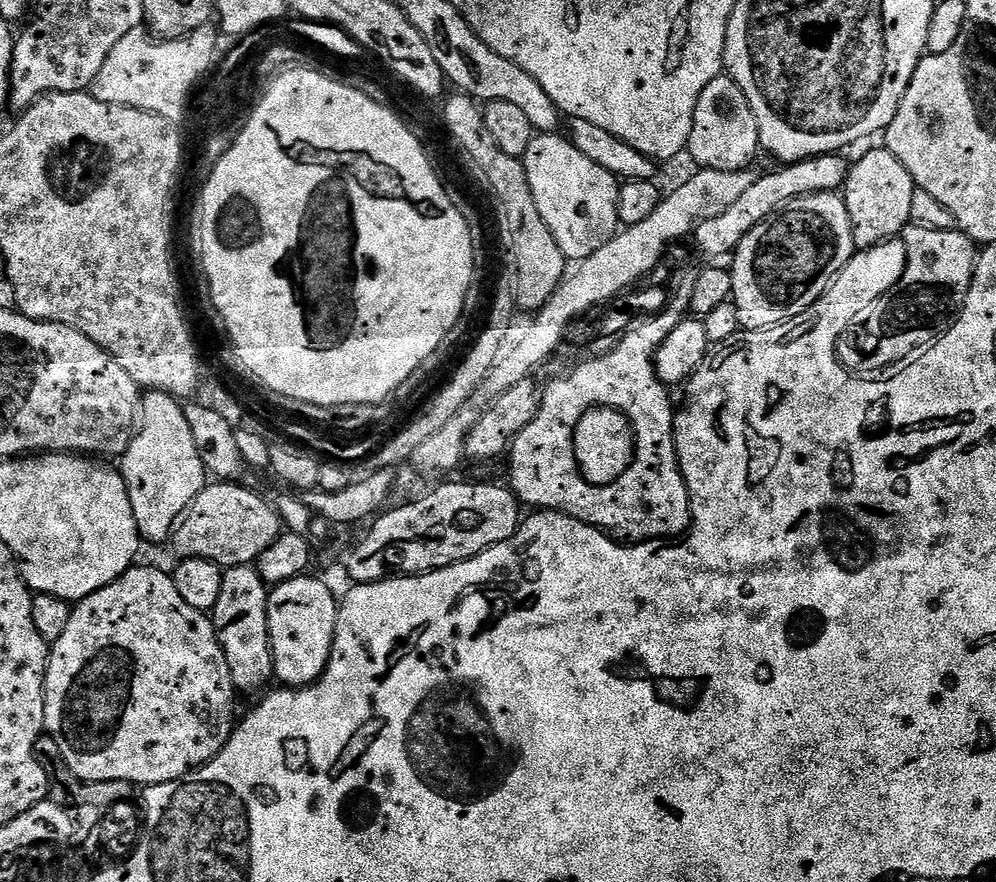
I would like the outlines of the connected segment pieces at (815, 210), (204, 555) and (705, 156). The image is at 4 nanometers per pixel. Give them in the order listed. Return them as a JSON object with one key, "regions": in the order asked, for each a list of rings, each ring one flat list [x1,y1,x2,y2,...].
{"regions":[[[815,192,801,200,793,200,791,205,771,220,765,220,742,238,731,257,732,274,731,303,736,306,736,318,739,327,744,330,754,328,772,328,775,324,784,324,802,314,831,286,836,275,851,262,858,249,854,242,850,214,840,192]],[[240,482,205,483,174,532,181,557,209,560,223,569,255,565,261,554,279,538,282,531,279,512,267,499,263,500,258,493,242,485]],[[721,74,702,90,702,98,698,98,698,106,694,106,694,126,690,130,687,155,692,155,700,168,743,172,753,167,752,159,760,151,760,127,754,118,754,110,750,110,750,102,746,102,746,94,742,94,738,82,734,82,731,76]]]}

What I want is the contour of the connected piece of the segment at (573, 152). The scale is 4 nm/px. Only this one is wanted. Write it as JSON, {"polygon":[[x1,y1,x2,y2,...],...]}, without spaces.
{"polygon":[[560,134,533,135,522,159,528,185,534,194,534,206,538,206,538,214,542,214,542,222,546,222,550,234,554,234,554,242,558,242,558,250,562,250,565,261,579,262,590,258,594,250,610,242,610,238,615,236,621,227,618,218,618,194,621,181,617,176,610,174,610,170,602,170,598,162,590,162,590,158,582,154,582,150,578,150,572,145,571,140]]}

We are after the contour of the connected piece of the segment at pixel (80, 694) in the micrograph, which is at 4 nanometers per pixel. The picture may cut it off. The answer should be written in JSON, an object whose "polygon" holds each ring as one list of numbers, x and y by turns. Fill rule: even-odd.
{"polygon":[[133,566,124,572,114,582,110,582,102,590,98,590,94,594,90,594,85,600,79,601,72,609,72,617,66,625,62,638,58,638,58,642,51,645,48,653,48,669,46,670,46,678,44,679,44,726,47,735,54,738,54,742,58,742,58,750,62,750,62,758,66,758,66,766,70,766,70,770,74,770,74,774,78,774,78,778,82,778,86,782,114,782,119,780,121,785,136,784,135,786,147,786,150,784,161,784,162,782,174,782,180,780,187,772,194,772,204,764,209,764,218,753,226,746,226,742,232,737,232,729,238,723,238,715,236,716,236,696,238,690,234,686,234,678,230,674,230,666,226,662,226,654,220,645,220,638,216,627,212,624,211,619,205,613,194,610,194,606,190,606,190,602,186,602,186,598,182,598,182,594,178,594,178,586,174,586,171,575,160,568,139,568]]}

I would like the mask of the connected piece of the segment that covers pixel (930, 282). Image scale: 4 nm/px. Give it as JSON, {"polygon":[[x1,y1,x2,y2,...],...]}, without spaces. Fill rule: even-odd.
{"polygon":[[909,226,902,233,902,241,908,252,908,264,899,284,888,295,878,298,863,319,844,332,837,342,840,363,860,374,872,374,875,368,884,368,887,364,899,365,917,350,927,349,939,340,942,333,952,327,972,285,978,248,964,232]]}

